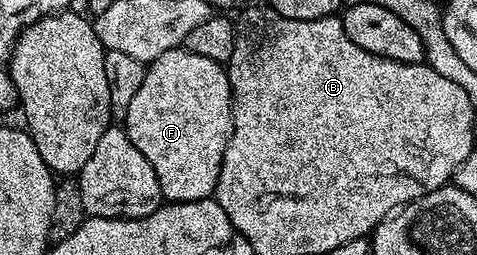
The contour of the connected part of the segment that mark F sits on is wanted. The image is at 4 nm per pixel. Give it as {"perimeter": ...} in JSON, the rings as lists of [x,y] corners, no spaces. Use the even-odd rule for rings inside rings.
{"perimeter":[[[177,48],[162,52],[162,56],[147,63],[142,85],[122,120],[122,128],[130,136],[130,144],[150,160],[154,176],[158,176],[161,199],[168,202],[197,202],[213,197],[218,184],[218,172],[222,172],[222,156],[232,135],[232,89],[227,69],[206,56]]]}

